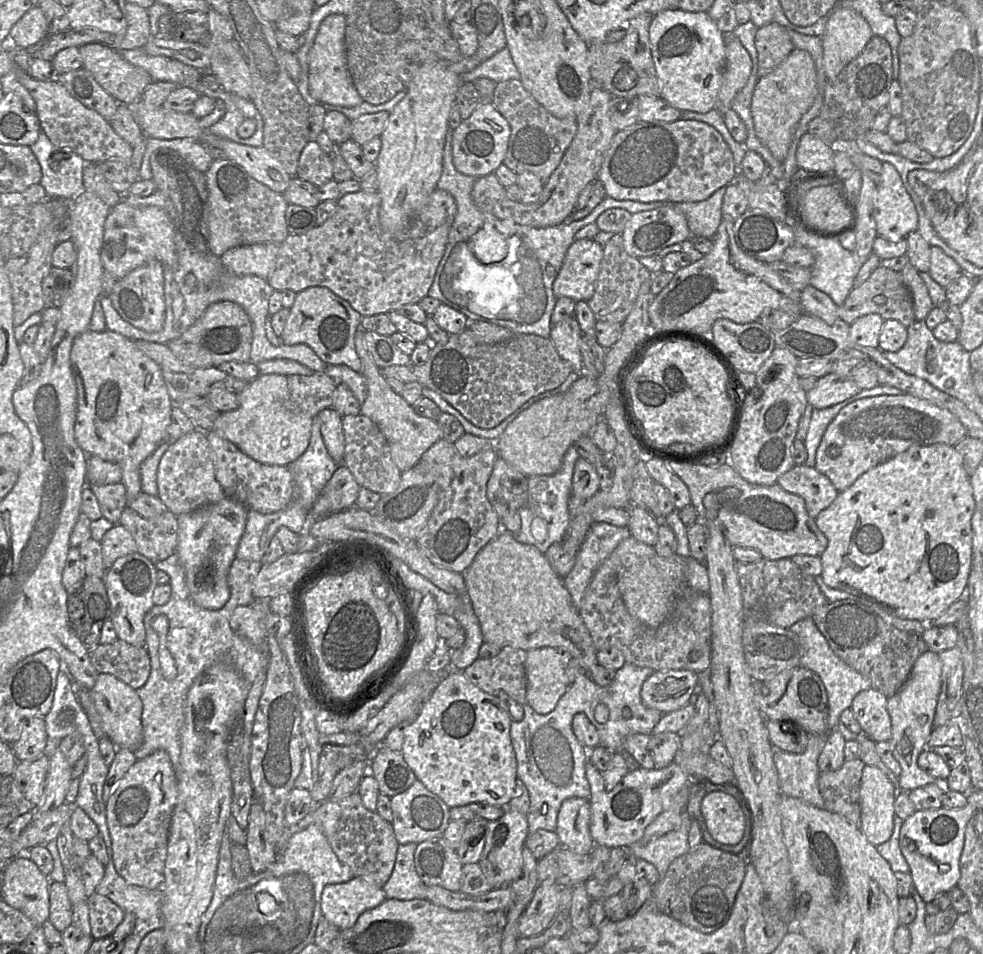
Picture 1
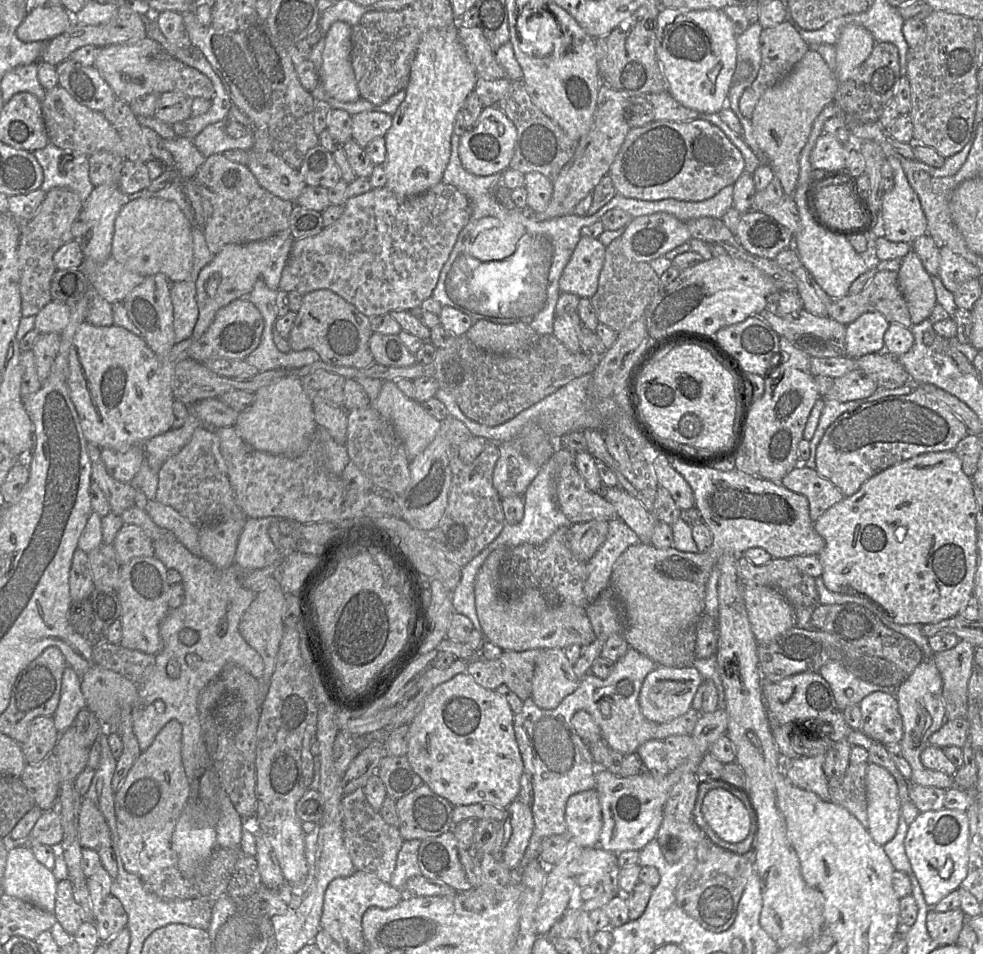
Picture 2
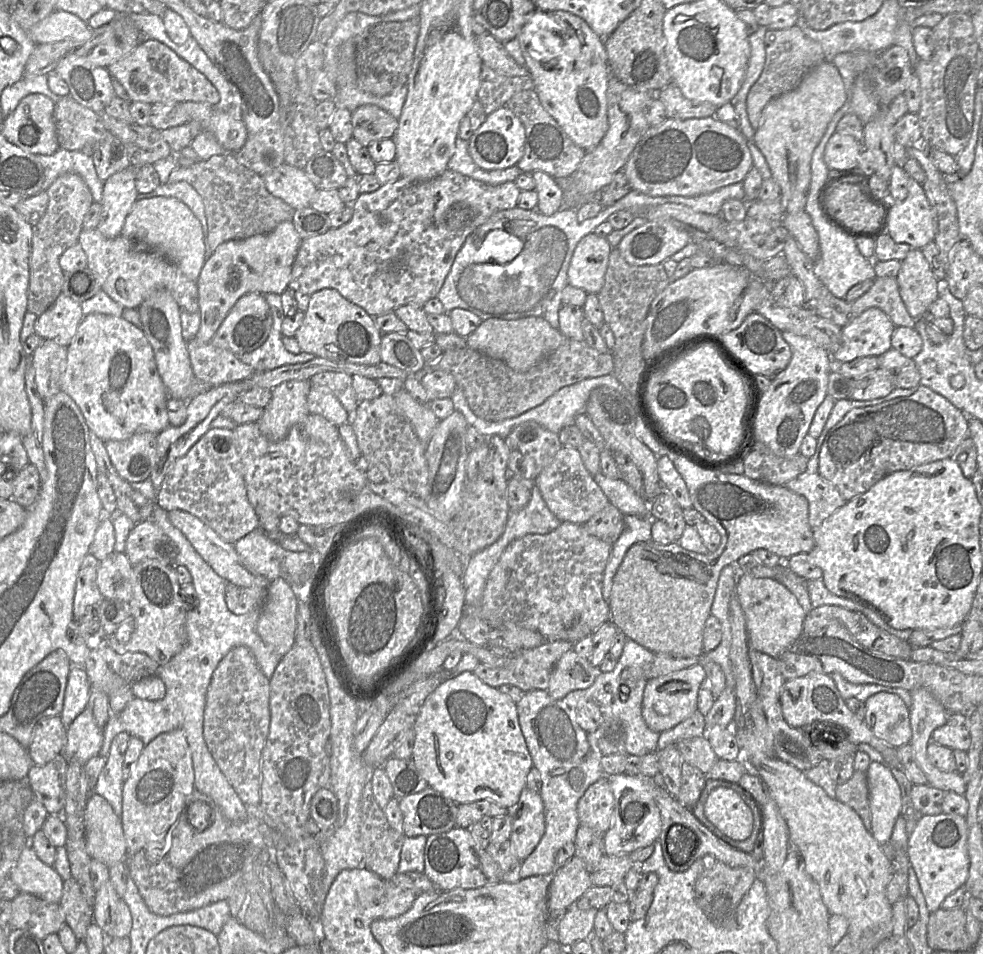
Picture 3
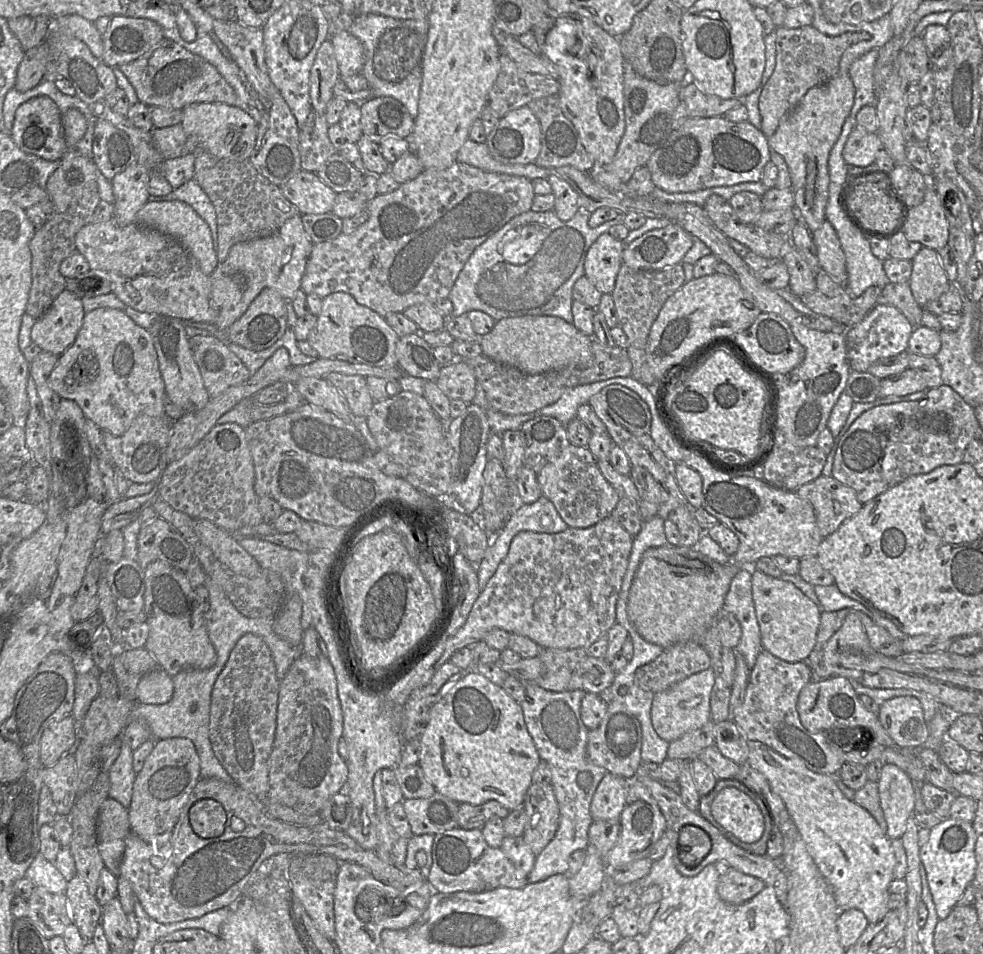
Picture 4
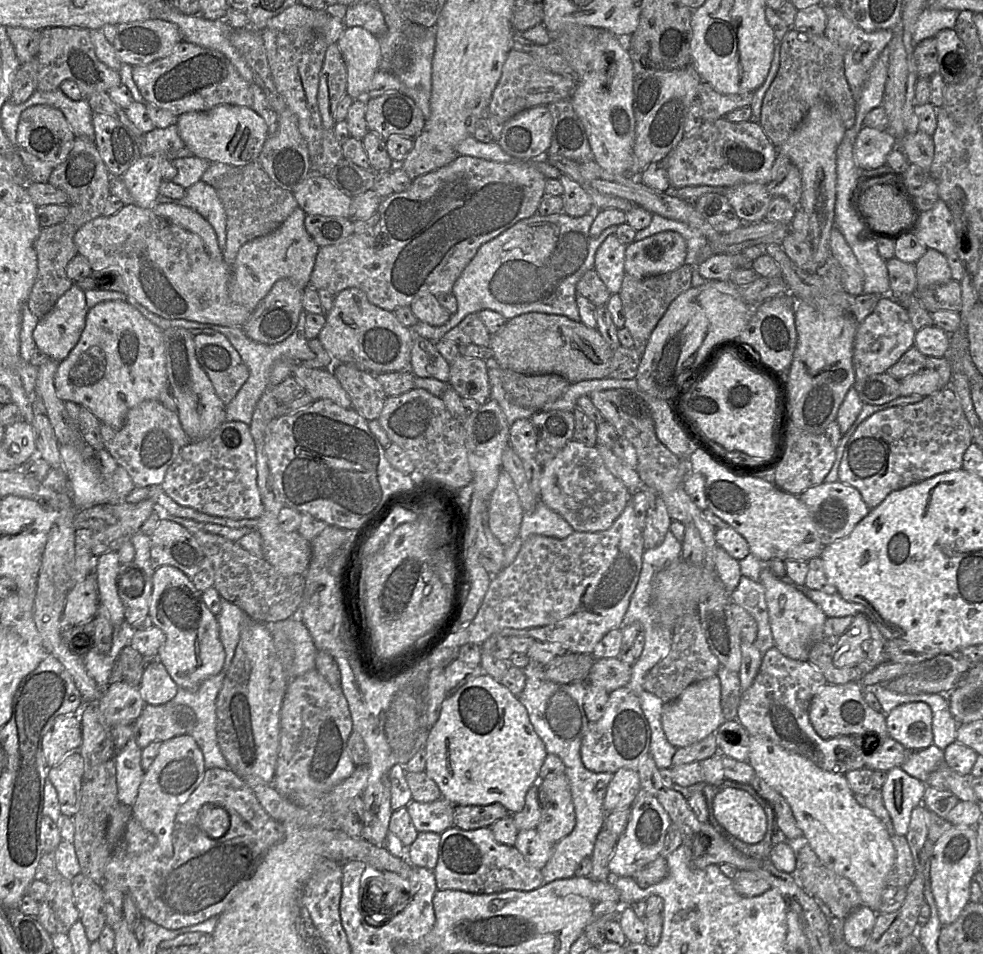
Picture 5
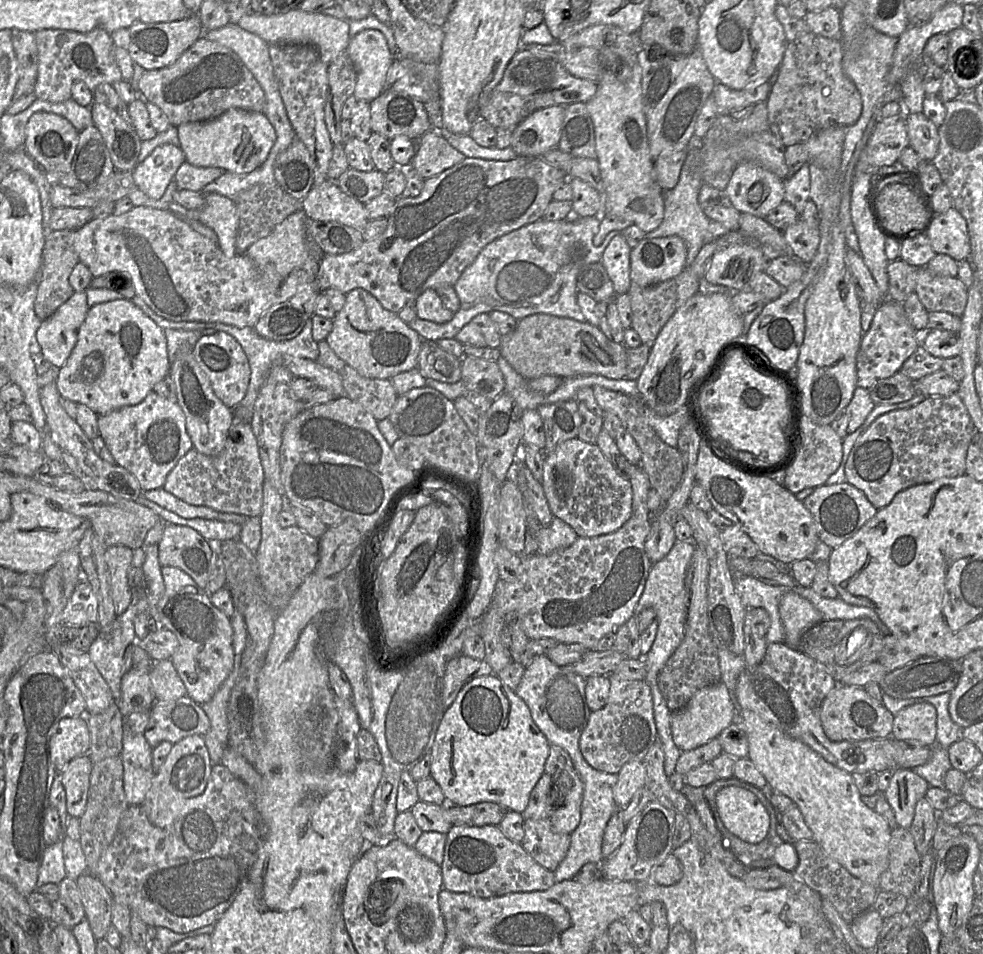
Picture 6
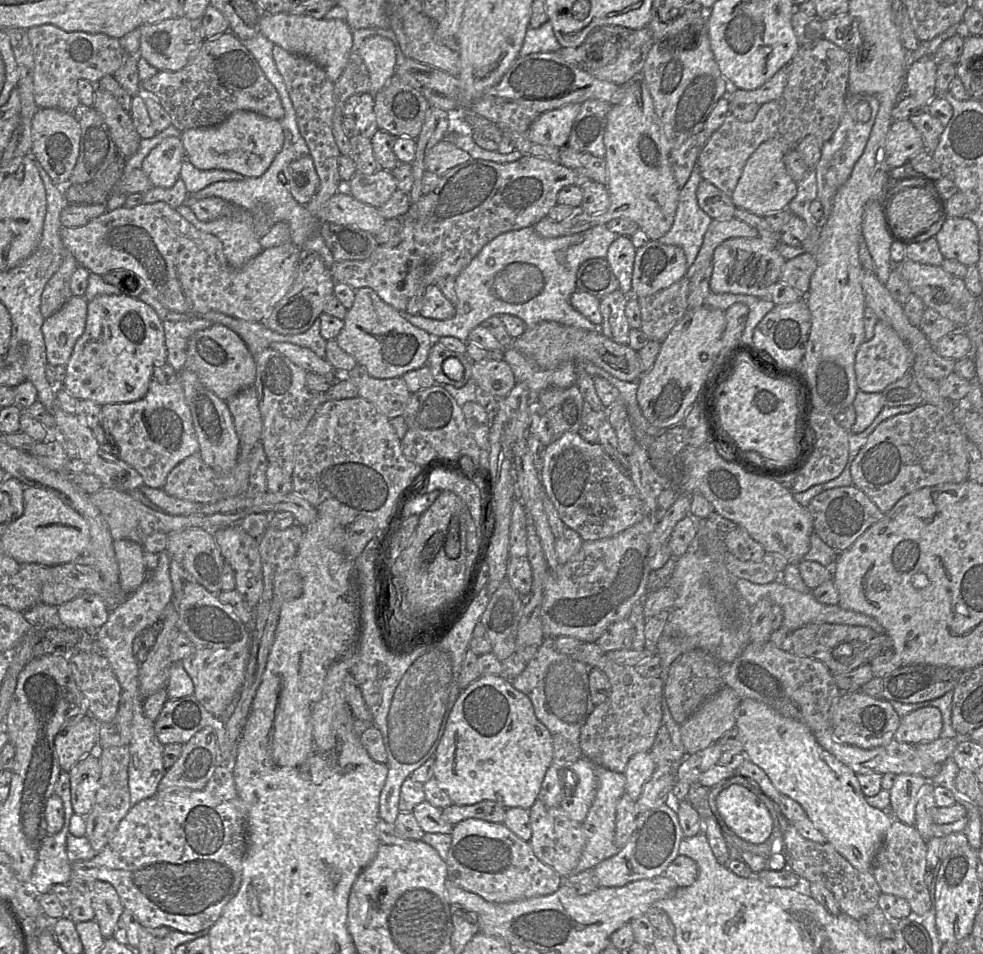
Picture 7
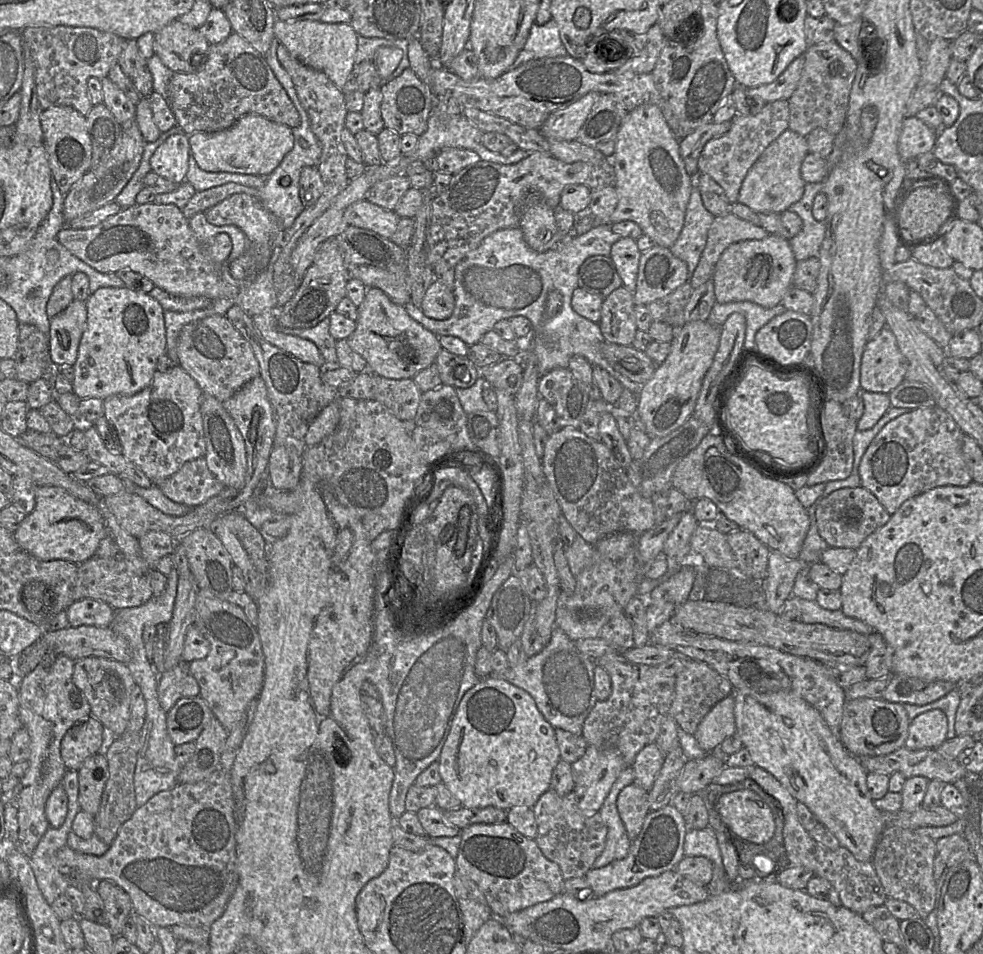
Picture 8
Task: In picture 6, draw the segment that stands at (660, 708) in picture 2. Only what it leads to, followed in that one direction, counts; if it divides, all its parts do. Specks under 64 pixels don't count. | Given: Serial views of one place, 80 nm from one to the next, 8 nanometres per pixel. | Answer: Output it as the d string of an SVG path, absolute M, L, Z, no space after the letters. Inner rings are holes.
M723 682L698 690L688 703L678 711L671 712L672 739L681 751L693 750L717 738L721 731L738 720L738 706Z

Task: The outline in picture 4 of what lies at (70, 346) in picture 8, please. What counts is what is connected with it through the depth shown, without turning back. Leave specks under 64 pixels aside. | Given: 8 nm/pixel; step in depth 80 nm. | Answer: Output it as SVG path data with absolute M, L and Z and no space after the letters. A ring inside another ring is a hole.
M64 289L31 329L31 341L61 356L76 340L84 318L80 298Z

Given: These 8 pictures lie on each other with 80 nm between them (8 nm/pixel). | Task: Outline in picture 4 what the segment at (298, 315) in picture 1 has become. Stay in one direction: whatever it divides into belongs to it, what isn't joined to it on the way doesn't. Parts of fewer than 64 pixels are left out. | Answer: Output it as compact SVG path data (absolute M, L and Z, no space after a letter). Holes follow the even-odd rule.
M336 292L322 299L322 308L317 316L315 327L306 341L318 352L320 358L358 362L377 367L397 367L396 345L399 335L387 324L384 317L358 304L348 293Z

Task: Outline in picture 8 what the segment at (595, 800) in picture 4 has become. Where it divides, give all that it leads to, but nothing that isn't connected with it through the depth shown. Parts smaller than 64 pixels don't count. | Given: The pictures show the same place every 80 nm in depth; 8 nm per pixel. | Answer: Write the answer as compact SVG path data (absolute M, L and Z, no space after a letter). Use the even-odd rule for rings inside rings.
M655 742L645 746L636 755L631 765L634 773L633 782L649 791L663 765L665 757L665 753L661 751Z

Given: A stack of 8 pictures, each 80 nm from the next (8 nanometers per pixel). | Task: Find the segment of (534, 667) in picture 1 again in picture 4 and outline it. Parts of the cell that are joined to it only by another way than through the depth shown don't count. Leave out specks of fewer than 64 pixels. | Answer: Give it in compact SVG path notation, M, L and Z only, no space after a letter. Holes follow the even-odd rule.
M587 655L572 672L567 690L580 689L599 694L612 685L615 675L608 660Z

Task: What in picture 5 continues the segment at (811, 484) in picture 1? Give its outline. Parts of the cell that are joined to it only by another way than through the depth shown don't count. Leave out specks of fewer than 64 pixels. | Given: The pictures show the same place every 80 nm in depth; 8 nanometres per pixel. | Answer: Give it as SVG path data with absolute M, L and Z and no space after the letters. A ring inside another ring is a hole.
M840 481L823 482L807 489L799 497L807 506L824 546L848 536L871 510L855 487Z

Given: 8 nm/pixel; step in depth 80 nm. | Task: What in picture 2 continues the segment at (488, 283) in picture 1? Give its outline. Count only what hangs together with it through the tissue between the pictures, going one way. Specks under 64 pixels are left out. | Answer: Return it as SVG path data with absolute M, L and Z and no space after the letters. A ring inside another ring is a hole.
M453 132L451 136L451 155L443 173L442 182L457 188L470 204L469 222L460 231L453 249L441 269L433 299L442 306L453 307L472 317L474 320L489 320L500 324L522 322L529 325L538 335L551 335L554 329L555 308L560 296L559 279L580 240L581 229L601 220L611 209L620 208L633 218L657 212L674 215L686 222L701 217L721 219L733 203L733 184L722 188L716 195L702 201L684 201L673 198L647 201L628 198L617 194L611 201L590 216L566 214L549 220L533 219L526 210L506 208L496 199L496 190L502 184L502 173L490 176L478 176L465 170L458 153L460 136Z

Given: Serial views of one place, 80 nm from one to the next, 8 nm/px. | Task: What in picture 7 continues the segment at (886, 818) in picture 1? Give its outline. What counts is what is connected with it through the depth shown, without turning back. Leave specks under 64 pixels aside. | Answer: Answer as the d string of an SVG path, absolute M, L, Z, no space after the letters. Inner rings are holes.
M900 774L895 778L890 792L890 807L894 817L908 825L913 826L915 822L915 807L920 788L931 783L919 775Z

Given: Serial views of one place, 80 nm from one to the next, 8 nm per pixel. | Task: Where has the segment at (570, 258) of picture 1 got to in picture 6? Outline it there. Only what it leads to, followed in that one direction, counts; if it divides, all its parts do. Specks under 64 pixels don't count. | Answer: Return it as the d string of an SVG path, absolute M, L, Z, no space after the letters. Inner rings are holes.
M623 235L612 238L603 252L601 263L605 267L616 294L627 294L630 285L631 247Z

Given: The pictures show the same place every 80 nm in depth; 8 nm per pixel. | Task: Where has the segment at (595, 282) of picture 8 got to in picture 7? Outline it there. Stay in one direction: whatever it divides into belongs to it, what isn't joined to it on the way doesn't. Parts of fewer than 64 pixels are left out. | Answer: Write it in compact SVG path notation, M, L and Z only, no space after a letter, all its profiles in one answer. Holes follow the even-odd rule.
M593 258L583 262L577 272L577 290L598 299L619 289L619 281L606 258Z

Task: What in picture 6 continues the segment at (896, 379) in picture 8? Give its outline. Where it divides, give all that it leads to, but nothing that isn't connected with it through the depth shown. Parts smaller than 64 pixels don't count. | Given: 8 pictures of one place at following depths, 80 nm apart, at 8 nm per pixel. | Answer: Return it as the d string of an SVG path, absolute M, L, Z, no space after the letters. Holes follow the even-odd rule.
M890 298L877 308L870 328L862 336L856 358L857 386L870 389L879 380L889 378L901 370L903 363L920 345L921 334L910 324L901 303Z

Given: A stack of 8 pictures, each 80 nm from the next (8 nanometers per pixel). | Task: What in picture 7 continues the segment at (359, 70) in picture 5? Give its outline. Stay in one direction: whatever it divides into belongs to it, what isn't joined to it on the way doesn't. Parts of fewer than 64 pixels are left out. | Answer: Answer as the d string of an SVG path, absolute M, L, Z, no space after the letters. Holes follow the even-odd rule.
M374 35L364 40L358 50L370 76L369 93L377 94L395 74L396 51L391 40Z

